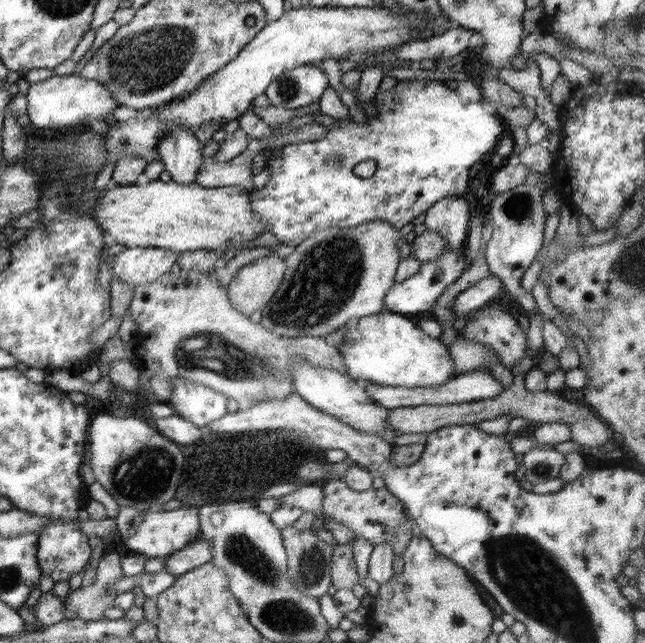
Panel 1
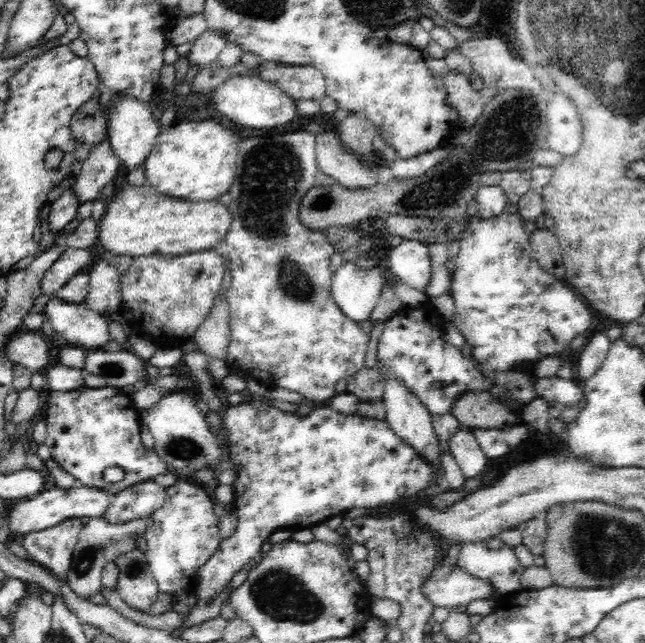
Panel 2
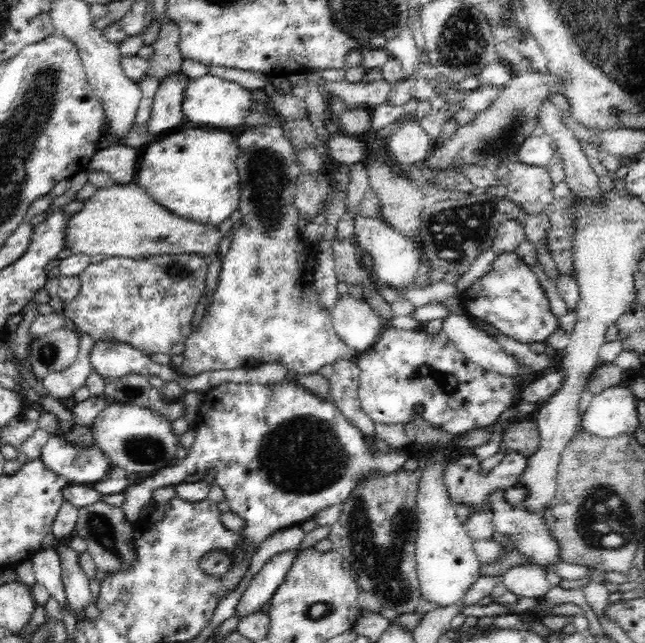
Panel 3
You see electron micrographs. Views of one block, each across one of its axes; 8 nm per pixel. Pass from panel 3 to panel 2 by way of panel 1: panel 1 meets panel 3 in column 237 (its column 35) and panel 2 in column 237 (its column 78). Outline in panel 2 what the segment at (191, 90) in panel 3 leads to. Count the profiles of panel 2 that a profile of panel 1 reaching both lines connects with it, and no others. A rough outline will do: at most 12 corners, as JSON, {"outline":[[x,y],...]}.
{"outline":[[236,75],[210,92],[216,112],[267,130],[298,116],[272,82]]}

